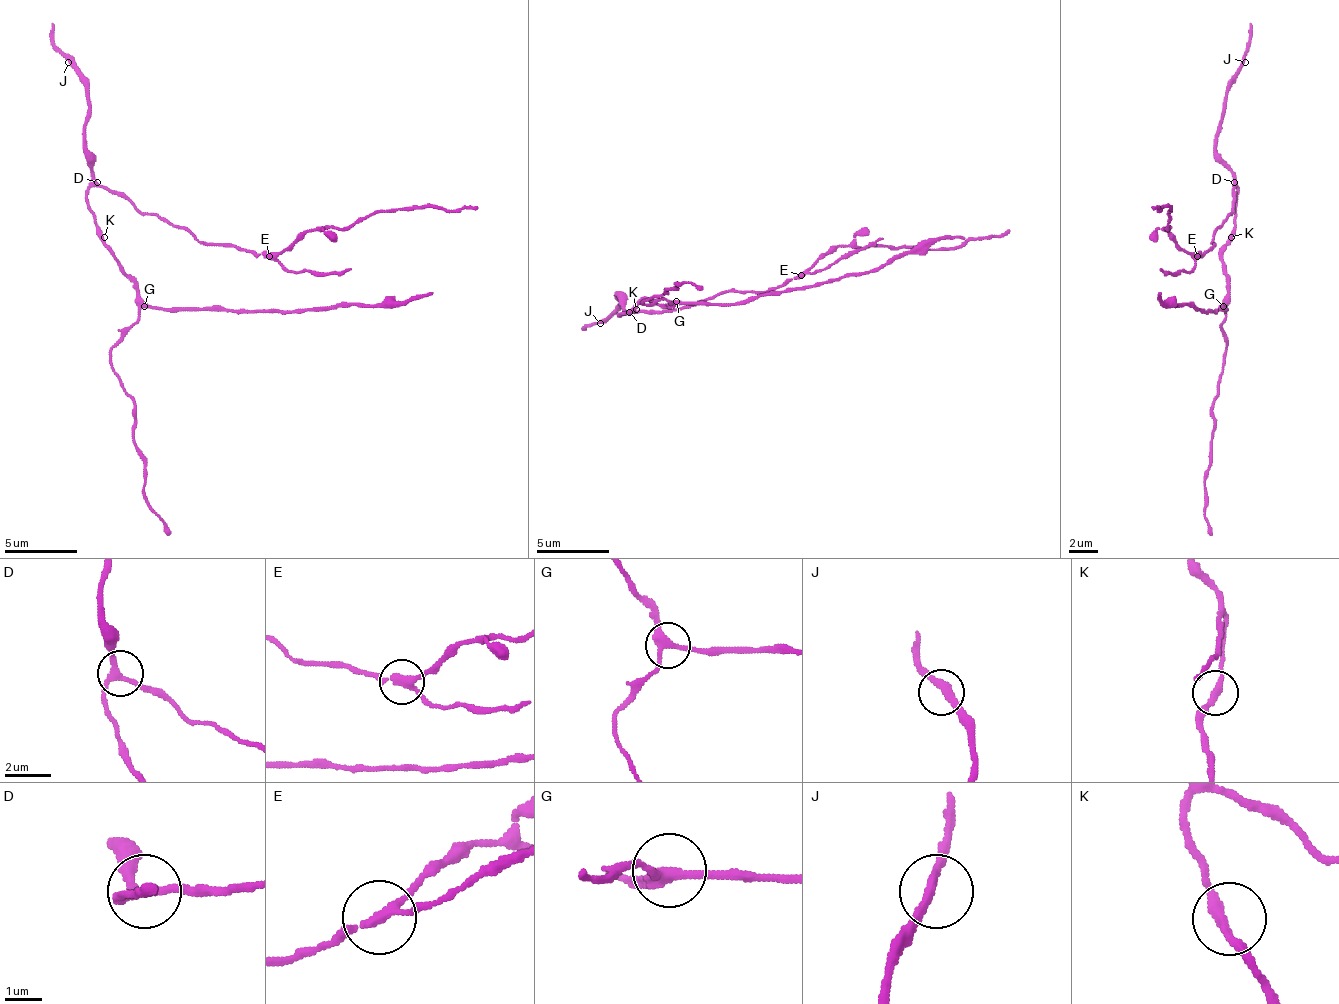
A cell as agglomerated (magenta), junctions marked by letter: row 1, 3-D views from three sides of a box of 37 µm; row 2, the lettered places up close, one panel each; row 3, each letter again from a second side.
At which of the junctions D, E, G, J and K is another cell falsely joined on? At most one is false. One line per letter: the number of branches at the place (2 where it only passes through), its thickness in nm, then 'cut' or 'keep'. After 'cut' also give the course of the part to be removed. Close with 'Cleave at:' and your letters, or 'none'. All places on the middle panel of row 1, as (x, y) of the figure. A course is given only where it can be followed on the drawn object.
D: 3 branches meet; 220 nm thick; keep
E: 3 branches meet; 240 nm thick; keep
G: 3 branches meet; 280 nm thick; keep
J: 2 branches meet; 260 nm thick; keep
K: 2 branches meet; 280 nm thick; keep
Cleave at: none

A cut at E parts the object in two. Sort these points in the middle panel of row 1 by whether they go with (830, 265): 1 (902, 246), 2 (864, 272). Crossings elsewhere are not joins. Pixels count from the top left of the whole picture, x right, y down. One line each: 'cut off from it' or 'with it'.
1: with it
2: cut off from it

